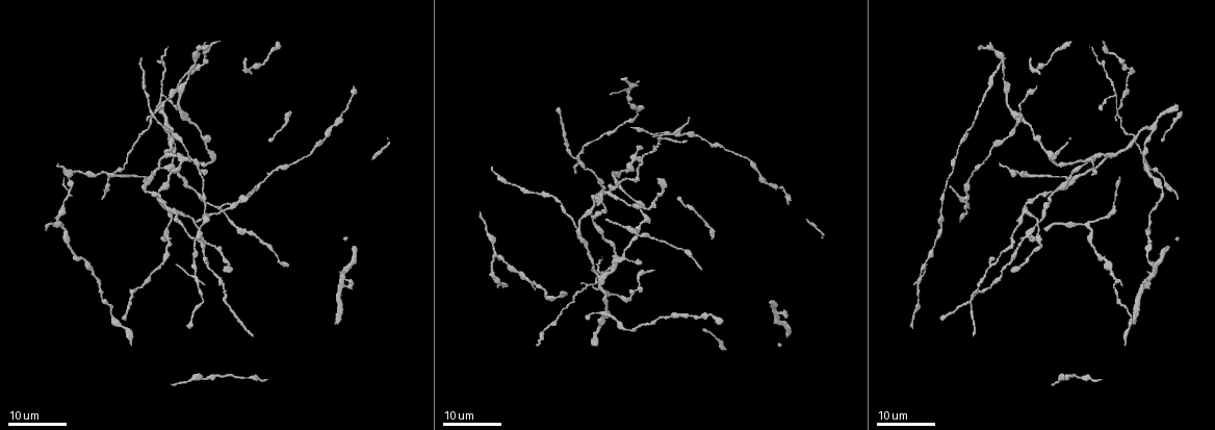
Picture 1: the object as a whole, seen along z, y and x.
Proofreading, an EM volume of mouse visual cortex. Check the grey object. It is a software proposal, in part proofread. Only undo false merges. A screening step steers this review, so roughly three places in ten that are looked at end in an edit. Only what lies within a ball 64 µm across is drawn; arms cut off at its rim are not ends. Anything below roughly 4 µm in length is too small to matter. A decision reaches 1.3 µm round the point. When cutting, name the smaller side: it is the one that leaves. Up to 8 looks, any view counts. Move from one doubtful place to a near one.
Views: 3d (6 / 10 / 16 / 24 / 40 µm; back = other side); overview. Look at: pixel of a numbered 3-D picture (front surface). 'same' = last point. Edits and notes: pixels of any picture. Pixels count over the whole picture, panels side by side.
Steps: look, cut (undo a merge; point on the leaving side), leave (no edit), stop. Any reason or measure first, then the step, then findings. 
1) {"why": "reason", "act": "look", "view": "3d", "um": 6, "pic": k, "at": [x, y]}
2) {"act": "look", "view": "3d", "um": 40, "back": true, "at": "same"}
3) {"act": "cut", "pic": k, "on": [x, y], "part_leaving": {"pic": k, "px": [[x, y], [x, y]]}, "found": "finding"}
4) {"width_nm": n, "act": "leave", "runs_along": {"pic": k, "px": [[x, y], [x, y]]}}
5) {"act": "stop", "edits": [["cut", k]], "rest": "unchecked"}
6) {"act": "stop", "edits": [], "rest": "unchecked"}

{"why": "arms part here", "act": "look", "view": "3d", "um": 24, "pic": 1, "at": [1026, 213]}

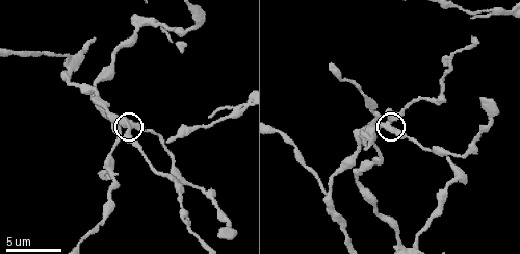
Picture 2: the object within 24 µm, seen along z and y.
{"act": "look", "view": "3d", "um": 6, "pic": 2, "at": [391, 126]}

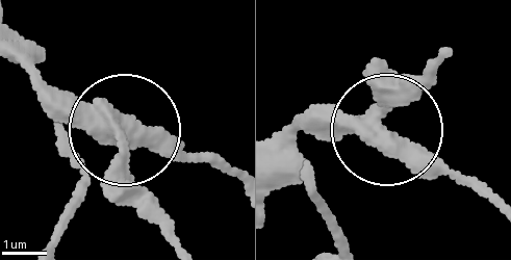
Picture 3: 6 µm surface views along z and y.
{"act": "look", "view": "3d", "um": 6, "back": true, "pic": 3, "at": [118, 129]}

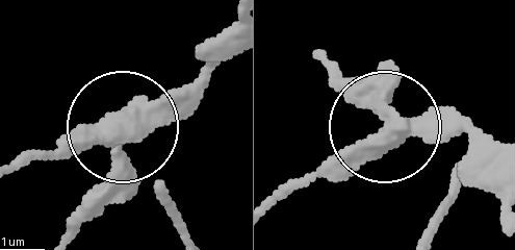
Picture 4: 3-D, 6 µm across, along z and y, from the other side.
{"arms": 3, "act": "cut", "pic": 4, "on": [118, 175], "part_leaving": {"pic": 4, "px": [[137, 120], [111, 195], [70, 240]]}, "found": "a second neuron is stuck on"}

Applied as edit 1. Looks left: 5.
{"act": "look", "view": "overview"}

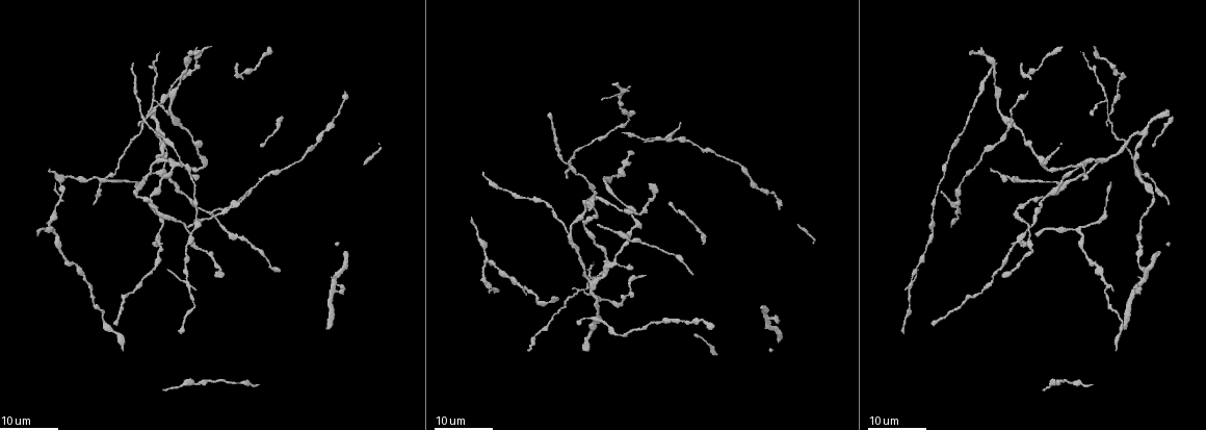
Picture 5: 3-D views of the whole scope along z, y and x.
{"act": "look", "view": "3d", "um": 24, "pic": 5, "at": [996, 94]}

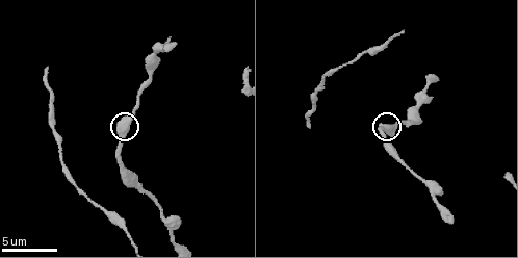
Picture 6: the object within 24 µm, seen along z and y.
{"act": "look", "view": "3d", "um": 10, "pic": 6, "at": [120, 130]}

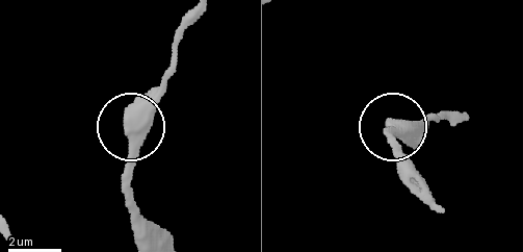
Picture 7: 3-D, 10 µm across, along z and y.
{"act": "leave", "found": "all the same neuron"}

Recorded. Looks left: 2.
{"why": "thin arm on a thick one", "act": "look", "view": "3d", "um": 16, "pic": 5, "at": [583, 293]}

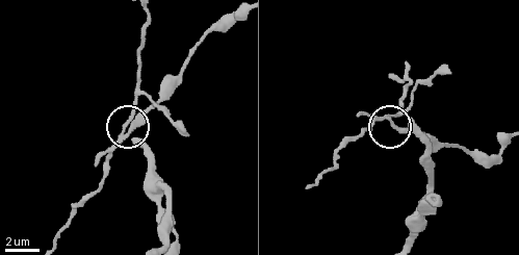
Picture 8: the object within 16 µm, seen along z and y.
{"act": "look", "view": "3d", "um": 6, "pic": 8, "at": [392, 125]}

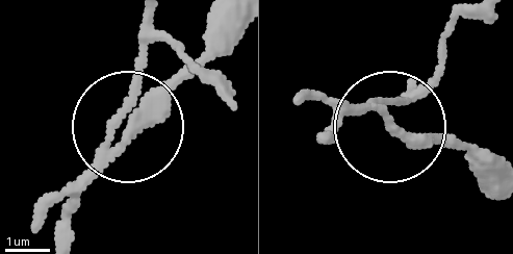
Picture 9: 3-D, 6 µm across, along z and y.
{"side_arm_um": 14, "act": "cut", "pic": 9, "on": [68, 210], "part_leaving": {"pic": 9, "px": [[99, 167], [65, 230]]}, "found": "a second neuron is stuck on"}

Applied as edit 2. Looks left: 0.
{"act": "stop", "edits": [["cut", 4], ["cut", 9]], "rest": "unchecked"}

